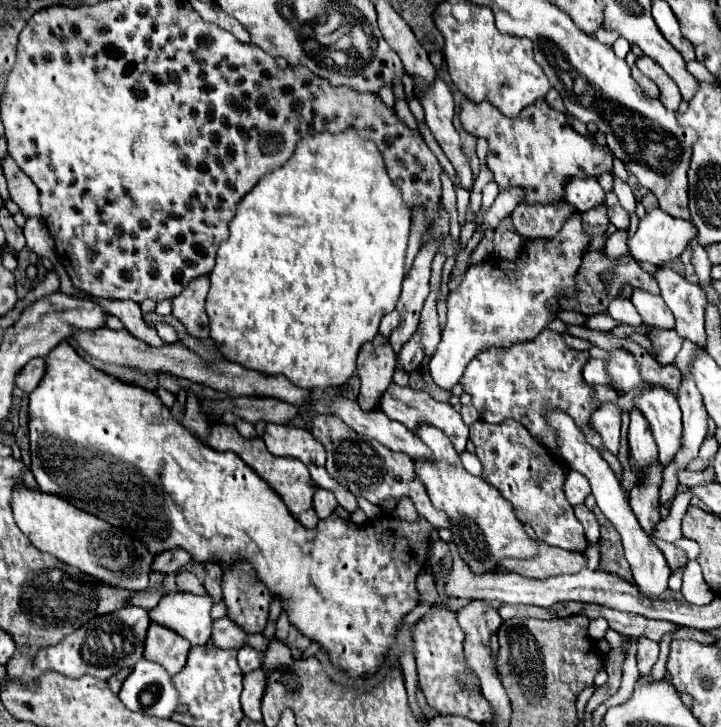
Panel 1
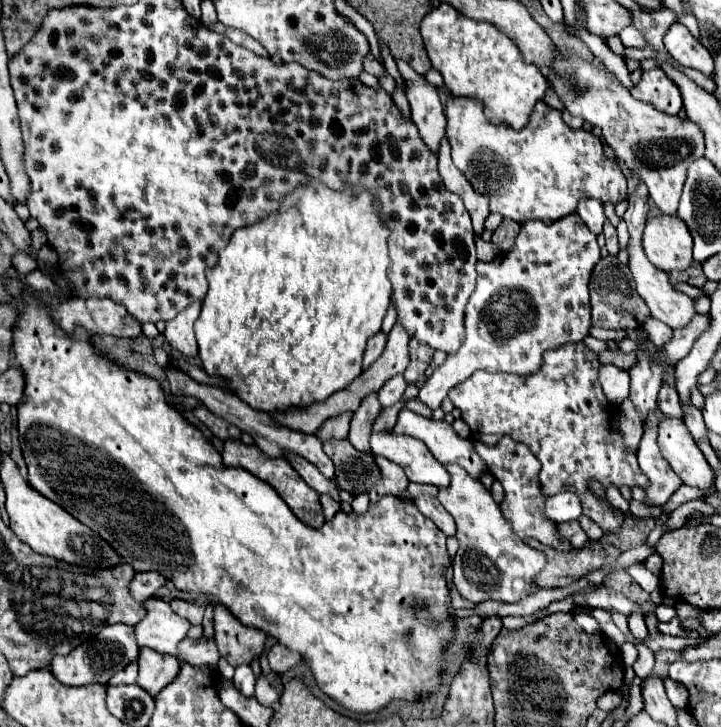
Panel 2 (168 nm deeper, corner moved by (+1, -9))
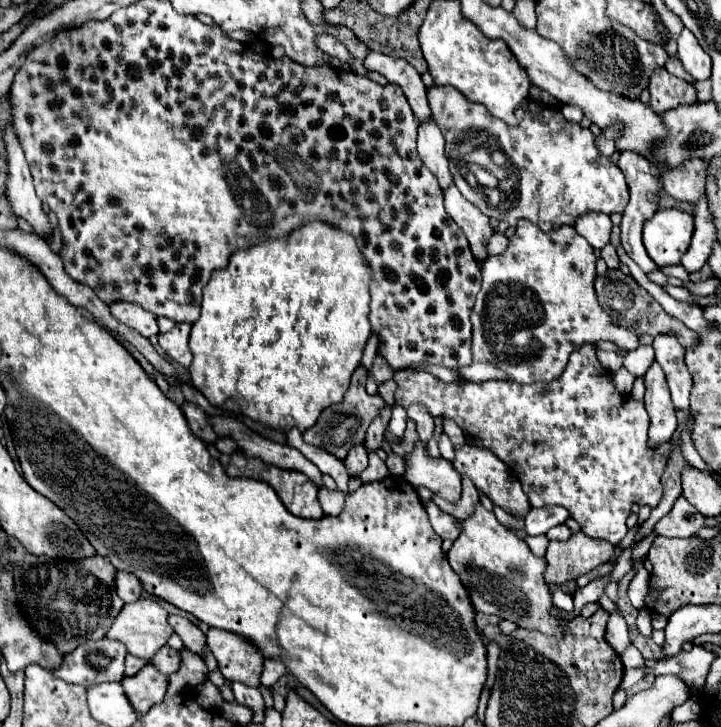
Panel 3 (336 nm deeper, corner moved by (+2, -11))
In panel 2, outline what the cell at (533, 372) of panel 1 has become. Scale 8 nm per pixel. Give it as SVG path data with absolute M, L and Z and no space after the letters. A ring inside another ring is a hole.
M563 344L555 350L545 352L541 368L533 374L519 376L507 372L475 372L471 378L461 382L449 392L455 408L461 410L463 420L471 428L471 438L479 438L485 444L495 444L503 436L523 440L529 450L539 458L541 472L539 480L543 482L543 492L549 496L575 490L581 496L583 514L595 520L605 534L619 532L623 524L621 514L613 514L609 506L597 500L589 488L587 480L595 478L603 486L647 486L647 478L639 470L635 452L623 446L619 423L619 413L613 408L597 382L599 360L597 354L579 344Z

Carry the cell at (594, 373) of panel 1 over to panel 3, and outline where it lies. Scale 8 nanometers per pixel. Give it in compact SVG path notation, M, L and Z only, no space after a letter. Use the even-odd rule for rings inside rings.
M624 366L622 368L618 368L616 372L614 372L614 386L616 386L616 390L618 392L624 392L624 394L630 394L630 390L632 390L632 384L634 384L634 374L630 374Z

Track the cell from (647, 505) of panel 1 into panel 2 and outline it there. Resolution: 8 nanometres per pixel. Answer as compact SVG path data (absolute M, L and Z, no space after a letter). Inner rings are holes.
M655 410L655 418L647 422L647 430L643 432L639 450L637 450L637 460L639 468L649 480L649 486L645 488L645 506L663 506L671 494L683 484L681 478L667 466L663 456L659 454L657 446L657 424L661 418L661 410Z

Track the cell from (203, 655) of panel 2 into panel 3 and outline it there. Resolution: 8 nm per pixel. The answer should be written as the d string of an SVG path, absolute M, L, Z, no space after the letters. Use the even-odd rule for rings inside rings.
M164 646L156 652L156 656L150 660L154 664L154 668L158 668L158 672L170 676L178 670L180 666L180 656L178 656L178 650L170 648L170 646Z

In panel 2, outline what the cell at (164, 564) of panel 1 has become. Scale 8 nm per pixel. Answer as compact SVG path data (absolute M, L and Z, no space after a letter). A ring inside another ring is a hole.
M139 572L135 574L133 582L131 582L131 596L137 602L145 602L147 598L153 596L153 592L157 592L163 584L167 582L165 576L157 574L157 572Z

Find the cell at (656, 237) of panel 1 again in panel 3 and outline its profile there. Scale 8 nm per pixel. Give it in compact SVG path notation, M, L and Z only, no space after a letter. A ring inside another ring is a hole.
M658 210L644 224L644 246L658 266L680 264L682 254L690 246L694 232L694 216L682 210Z

